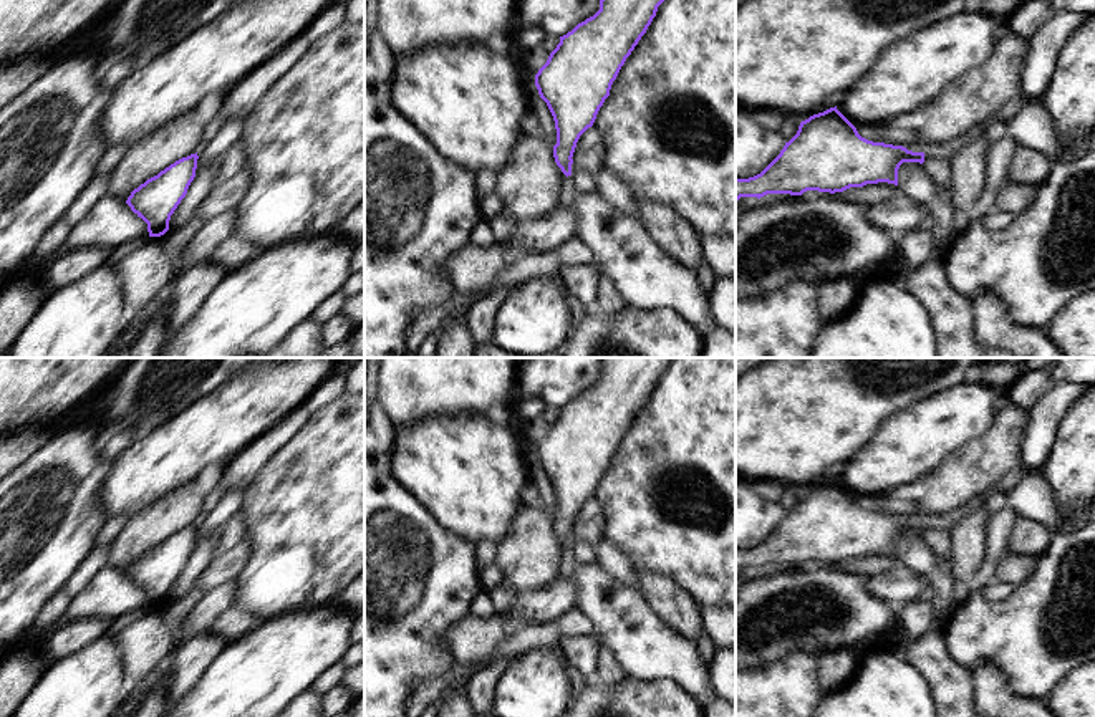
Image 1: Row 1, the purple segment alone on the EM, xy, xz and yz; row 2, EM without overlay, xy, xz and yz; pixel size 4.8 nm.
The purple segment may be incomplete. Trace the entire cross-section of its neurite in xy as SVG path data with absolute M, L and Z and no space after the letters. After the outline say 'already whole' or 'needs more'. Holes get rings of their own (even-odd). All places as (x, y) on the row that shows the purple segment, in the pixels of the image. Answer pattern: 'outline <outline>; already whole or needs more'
outline M197 152L182 157L131 192L126 204L147 224L149 237L169 230L169 220L195 177Z; already whole

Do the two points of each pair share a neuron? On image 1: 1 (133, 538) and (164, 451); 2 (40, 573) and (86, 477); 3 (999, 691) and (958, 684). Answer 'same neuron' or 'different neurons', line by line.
1: different neurons
2: same neuron
3: different neurons

